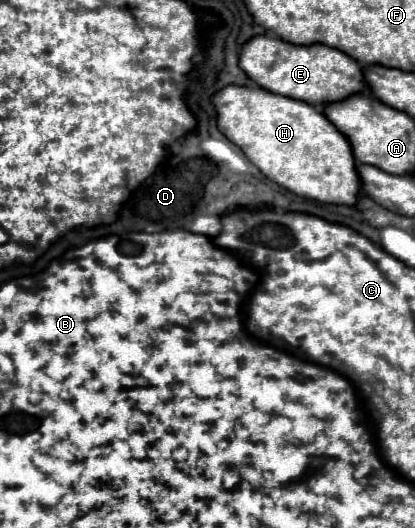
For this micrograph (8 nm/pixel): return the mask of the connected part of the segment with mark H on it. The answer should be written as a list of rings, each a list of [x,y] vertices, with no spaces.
[[[229,84],[215,92],[211,96],[211,102],[217,110],[217,128],[221,134],[225,134],[233,144],[237,144],[243,154],[273,182],[279,186],[317,202],[329,202],[329,204],[347,204],[353,206],[357,202],[357,192],[361,188],[361,182],[357,178],[355,170],[355,158],[351,154],[351,146],[347,138],[325,118],[321,110],[315,106],[293,100],[281,94],[273,94],[263,88],[249,88]]]

